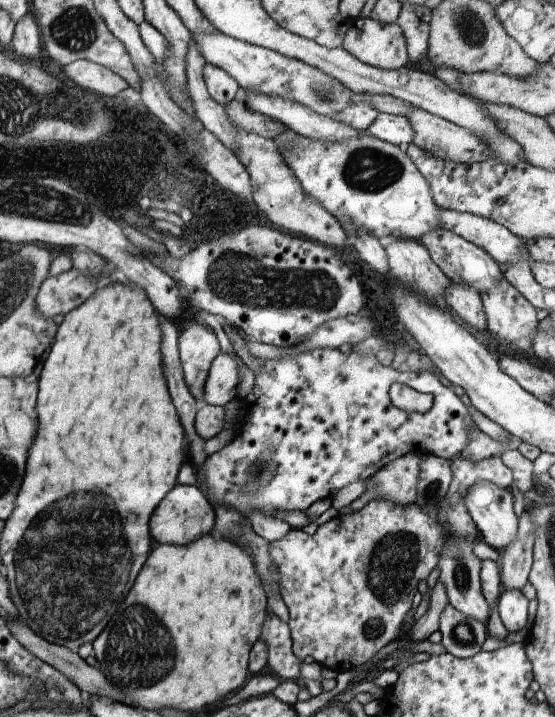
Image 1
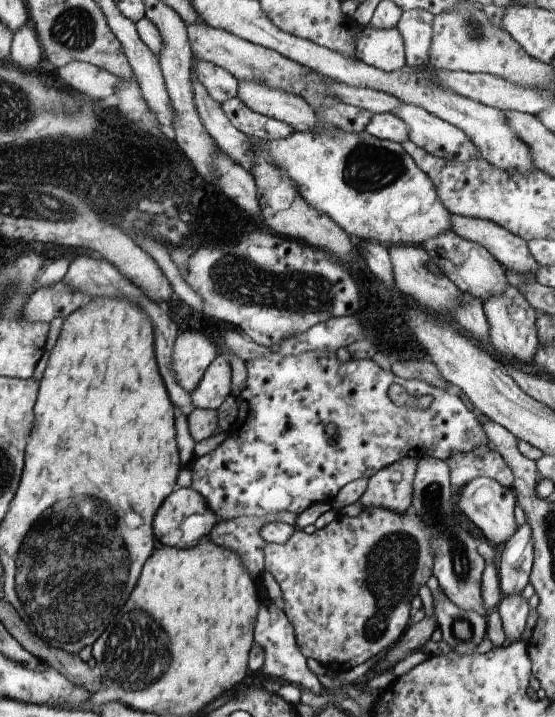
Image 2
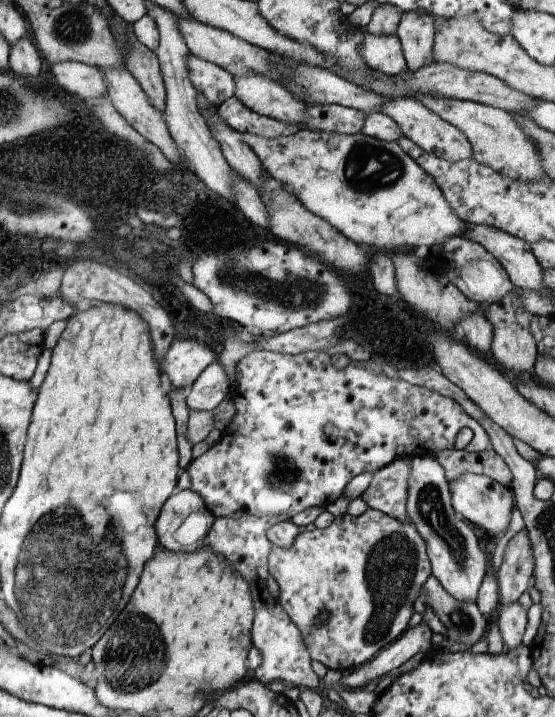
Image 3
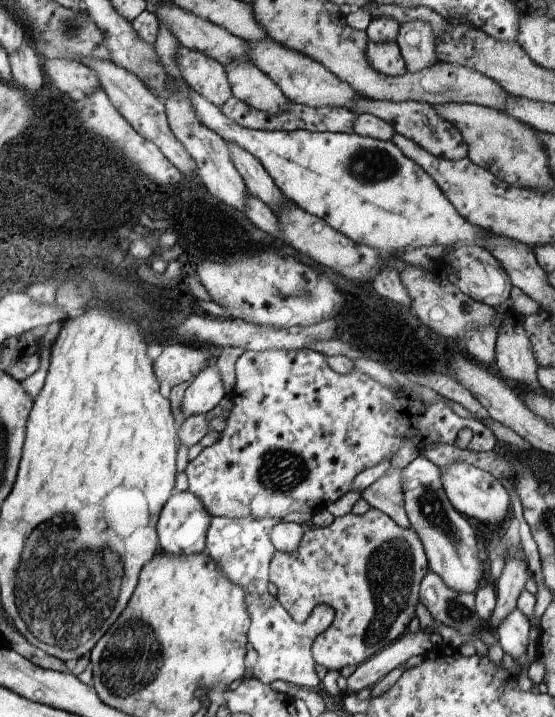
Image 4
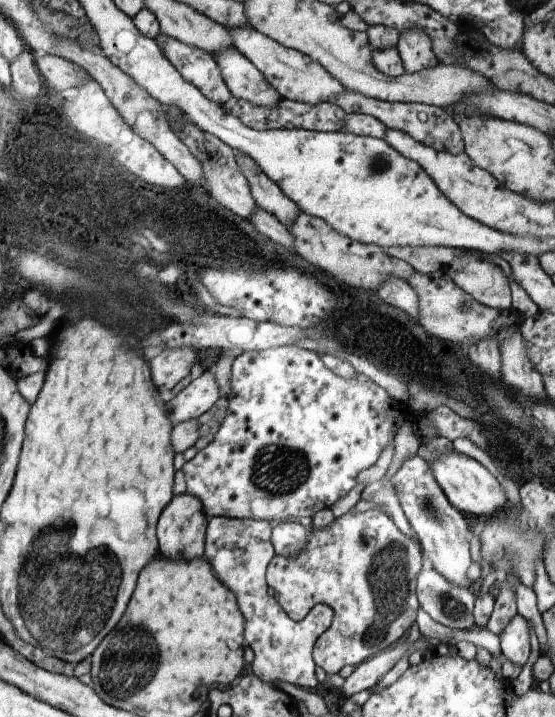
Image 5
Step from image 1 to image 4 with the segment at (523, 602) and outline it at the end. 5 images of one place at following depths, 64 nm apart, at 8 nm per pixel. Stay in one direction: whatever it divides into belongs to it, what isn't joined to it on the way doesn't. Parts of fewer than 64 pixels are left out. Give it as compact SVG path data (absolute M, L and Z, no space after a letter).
M518 607L514 608L496 628L497 640L503 648L503 652L507 652L514 659L524 658L527 654L531 628L531 620Z

